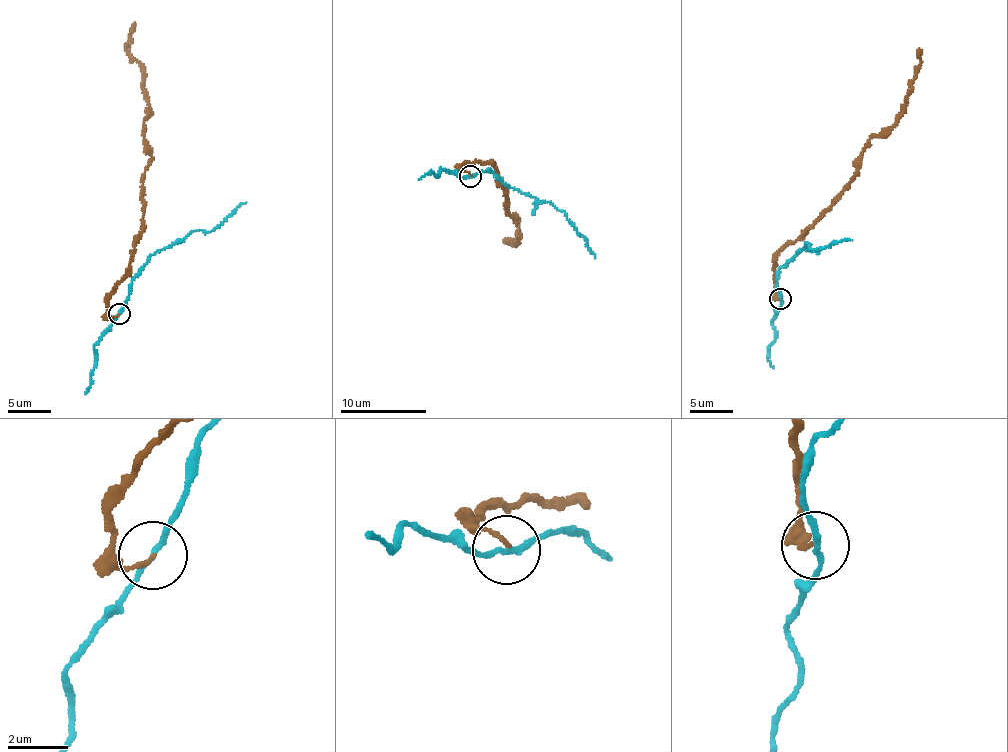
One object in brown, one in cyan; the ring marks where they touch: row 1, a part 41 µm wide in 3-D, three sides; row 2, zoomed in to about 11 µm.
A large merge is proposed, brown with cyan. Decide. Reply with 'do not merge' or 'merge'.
do not merge

